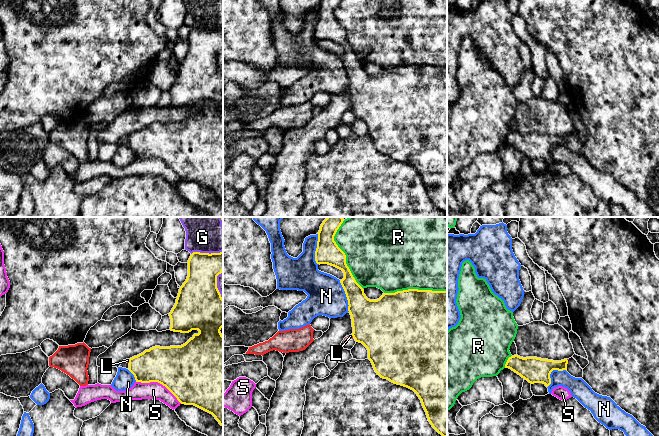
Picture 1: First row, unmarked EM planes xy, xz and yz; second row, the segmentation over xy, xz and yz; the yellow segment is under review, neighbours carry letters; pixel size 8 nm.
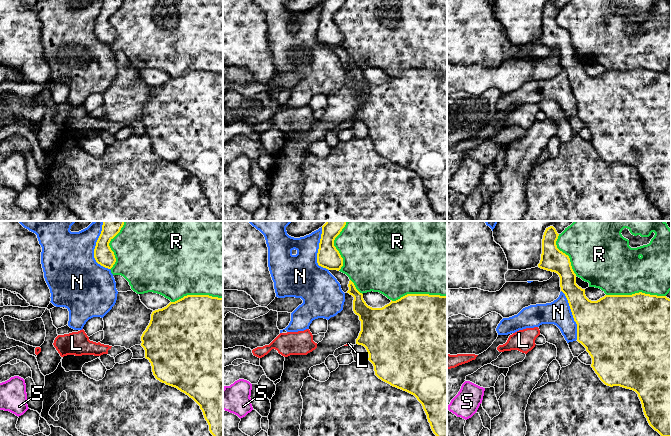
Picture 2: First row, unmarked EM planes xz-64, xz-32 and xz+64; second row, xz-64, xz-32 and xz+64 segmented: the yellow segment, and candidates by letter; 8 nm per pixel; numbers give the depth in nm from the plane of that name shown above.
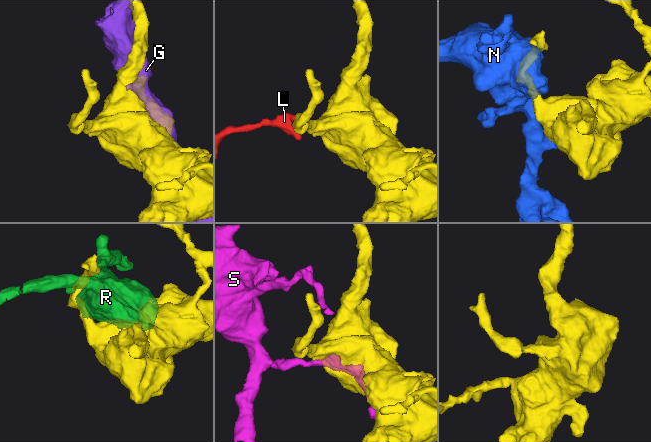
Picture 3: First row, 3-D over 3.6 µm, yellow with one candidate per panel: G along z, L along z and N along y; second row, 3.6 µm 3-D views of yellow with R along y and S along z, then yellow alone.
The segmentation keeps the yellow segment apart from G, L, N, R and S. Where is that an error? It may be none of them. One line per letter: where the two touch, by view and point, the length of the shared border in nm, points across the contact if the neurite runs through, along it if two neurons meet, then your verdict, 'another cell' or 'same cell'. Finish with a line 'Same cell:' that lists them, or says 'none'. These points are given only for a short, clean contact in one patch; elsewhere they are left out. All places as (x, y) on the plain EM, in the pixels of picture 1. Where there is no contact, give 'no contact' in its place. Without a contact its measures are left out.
G: xy (206, 29) | 260 nm | another cell
L: xy (129, 137) | 30 nm | along xy (128, 135), (129, 138) | another cell
N: xz (316, 25) | 240 nm | another cell
R: xz (345, 32) | 550 nm | another cell
S: xy (159, 158) | 400 nm | another cell
Same cell: none

